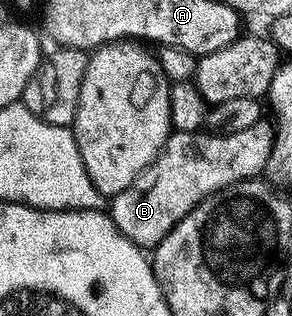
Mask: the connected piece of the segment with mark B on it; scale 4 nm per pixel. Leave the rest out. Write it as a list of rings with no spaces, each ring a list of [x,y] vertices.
[[[262,119],[254,123],[254,127],[246,127],[246,131],[237,133],[173,132],[160,154],[145,167],[138,179],[134,179],[126,191],[111,198],[112,221],[120,228],[122,235],[129,237],[135,245],[155,247],[206,198],[220,193],[227,185],[259,178],[270,157],[273,134],[273,122],[268,119]]]

